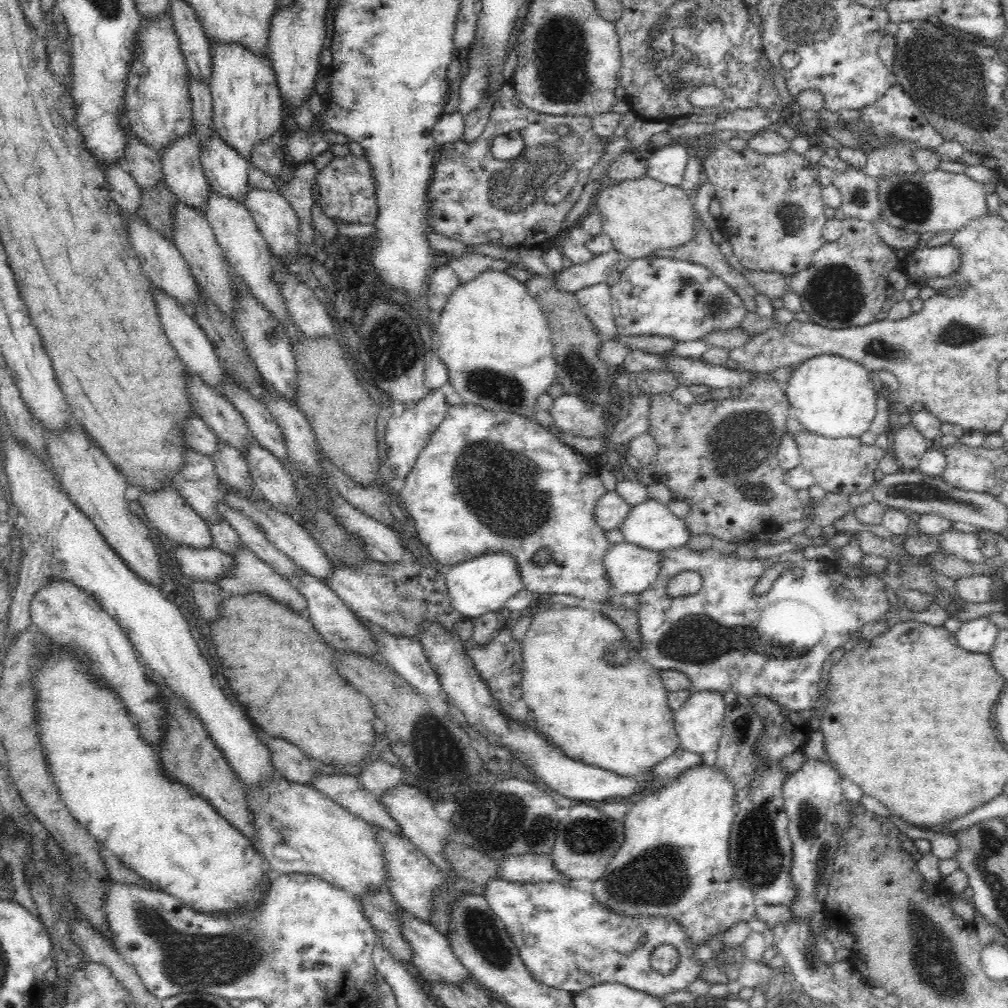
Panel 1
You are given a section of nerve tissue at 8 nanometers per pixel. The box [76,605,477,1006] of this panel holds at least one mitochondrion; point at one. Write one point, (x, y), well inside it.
(226, 959)

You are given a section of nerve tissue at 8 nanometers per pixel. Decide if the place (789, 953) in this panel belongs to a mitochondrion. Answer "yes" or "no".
no

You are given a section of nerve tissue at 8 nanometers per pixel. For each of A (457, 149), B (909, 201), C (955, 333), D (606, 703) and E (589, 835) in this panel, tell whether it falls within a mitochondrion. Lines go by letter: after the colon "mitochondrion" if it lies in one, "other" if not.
A: other
B: mitochondrion
C: mitochondrion
D: other
E: mitochondrion

